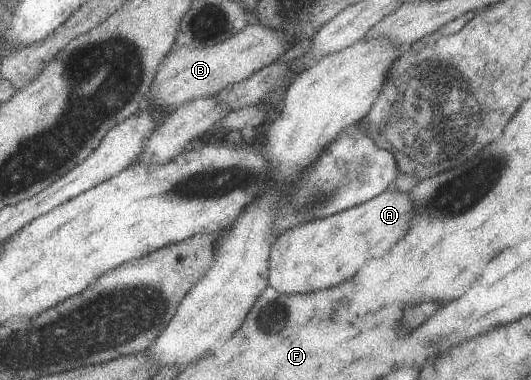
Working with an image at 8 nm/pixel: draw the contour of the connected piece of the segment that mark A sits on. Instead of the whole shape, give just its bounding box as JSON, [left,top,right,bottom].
[269,189,414,293]

